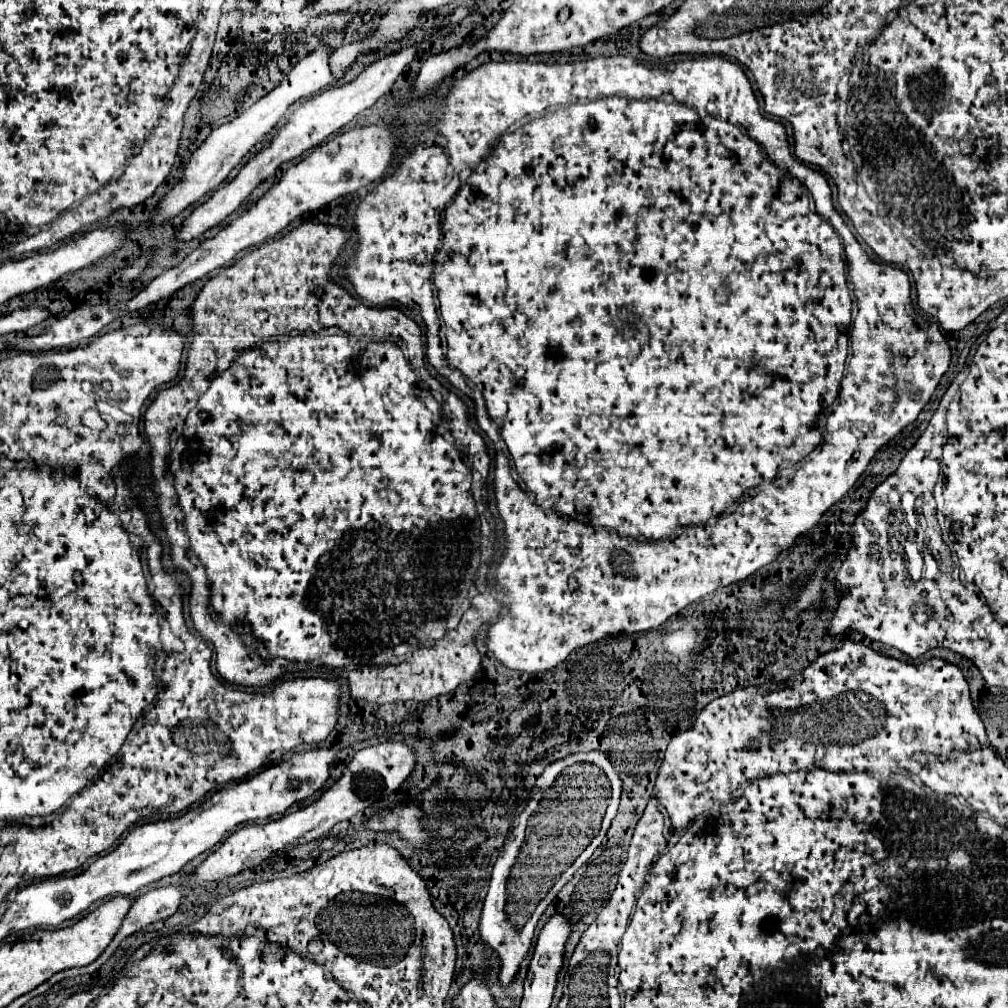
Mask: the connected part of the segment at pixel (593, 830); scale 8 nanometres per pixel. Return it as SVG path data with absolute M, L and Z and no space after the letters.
M578 752L572 756L566 756L564 760L552 762L536 780L536 786L532 794L528 796L526 804L520 806L516 816L512 818L510 832L504 840L504 846L500 850L500 856L494 864L490 888L484 900L484 908L480 914L478 924L478 936L480 942L494 950L500 960L500 972L498 972L498 984L510 986L520 970L520 964L528 956L532 948L532 936L534 928L544 914L544 910L552 904L552 900L558 896L558 892L570 882L574 872L588 862L588 858L594 854L594 850L602 844L602 838L606 836L612 818L618 810L622 782L616 774L616 770L610 766L608 758L602 752Z

